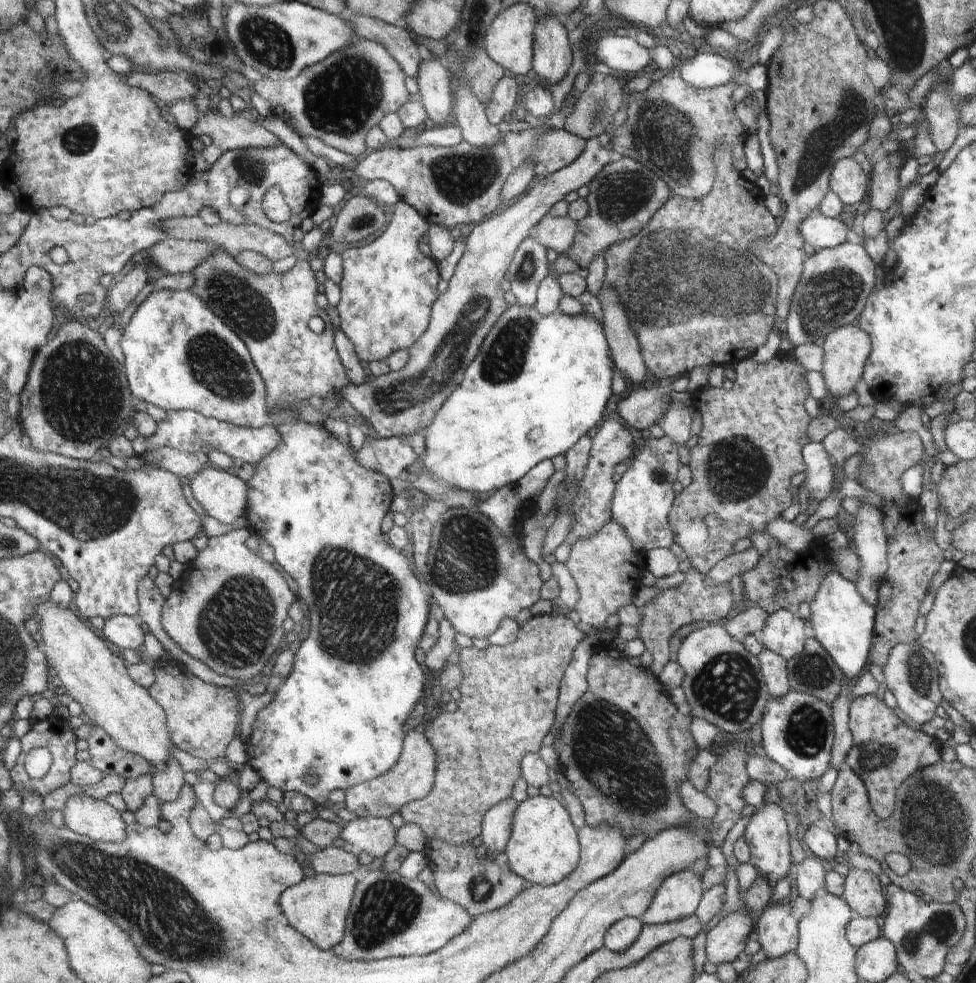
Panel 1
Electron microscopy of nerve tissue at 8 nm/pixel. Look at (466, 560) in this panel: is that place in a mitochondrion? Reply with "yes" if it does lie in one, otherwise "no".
yes

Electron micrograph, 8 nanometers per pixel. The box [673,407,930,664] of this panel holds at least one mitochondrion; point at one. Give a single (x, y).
(737, 467)

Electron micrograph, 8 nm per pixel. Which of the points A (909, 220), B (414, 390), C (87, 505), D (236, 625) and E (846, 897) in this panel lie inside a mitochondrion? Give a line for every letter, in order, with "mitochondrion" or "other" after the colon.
A: other
B: mitochondrion
C: mitochondrion
D: mitochondrion
E: other

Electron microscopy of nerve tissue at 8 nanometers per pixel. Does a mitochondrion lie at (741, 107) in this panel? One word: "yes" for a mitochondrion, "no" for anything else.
no

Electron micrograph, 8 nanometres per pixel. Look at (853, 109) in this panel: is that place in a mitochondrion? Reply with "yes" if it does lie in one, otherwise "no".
yes

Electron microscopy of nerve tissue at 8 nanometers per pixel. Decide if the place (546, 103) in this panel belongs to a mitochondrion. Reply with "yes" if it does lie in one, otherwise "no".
no

